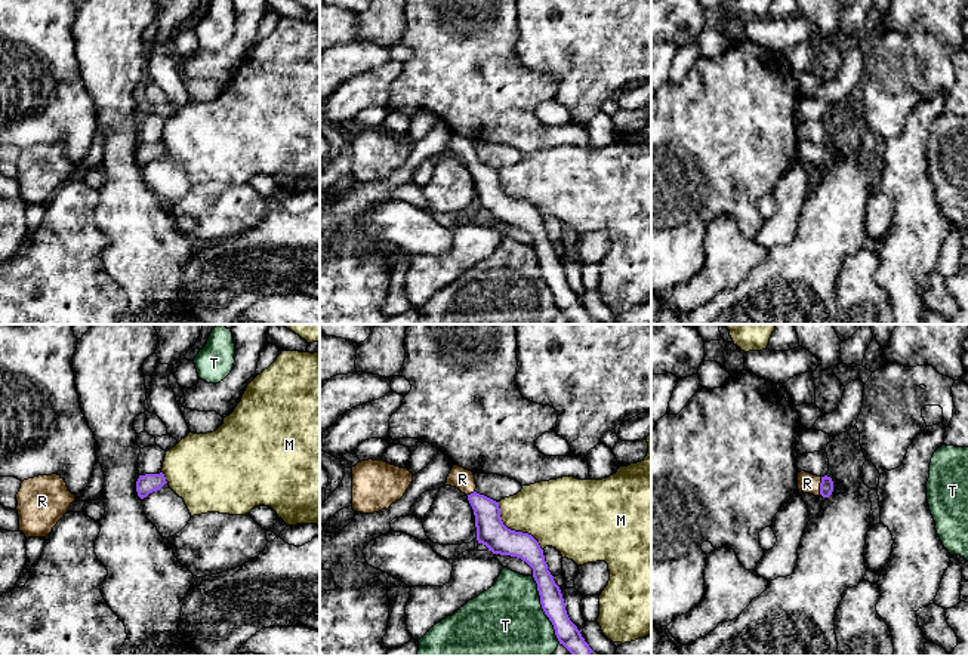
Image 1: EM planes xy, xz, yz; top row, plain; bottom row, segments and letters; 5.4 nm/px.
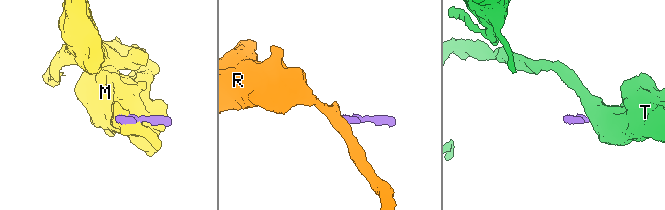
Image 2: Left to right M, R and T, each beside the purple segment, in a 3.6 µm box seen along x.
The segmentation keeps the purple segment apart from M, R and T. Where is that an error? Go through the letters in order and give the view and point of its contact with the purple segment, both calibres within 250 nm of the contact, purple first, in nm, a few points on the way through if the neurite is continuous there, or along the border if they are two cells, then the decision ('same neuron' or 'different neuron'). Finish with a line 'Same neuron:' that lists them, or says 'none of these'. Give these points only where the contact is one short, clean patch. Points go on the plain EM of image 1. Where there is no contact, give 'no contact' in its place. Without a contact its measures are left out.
M: xz (514, 199) | 160/360 nm | along xz (498, 171), (501, 188), (511, 197), (527, 200), (542, 218) | different neuron
R: yz (820, 154) | 80/110 nm | across yz (826, 154), (820, 154), (807, 151) | same neuron
T: xz (543, 279) | 130/500 nm | along xz (532, 245), (536, 252), (540, 276), (560, 311) | different neuron
Same neuron: R

